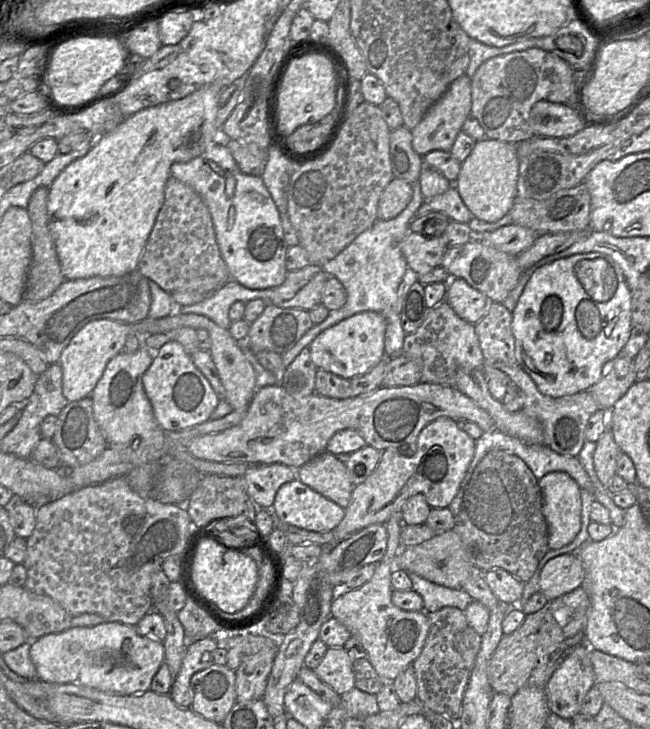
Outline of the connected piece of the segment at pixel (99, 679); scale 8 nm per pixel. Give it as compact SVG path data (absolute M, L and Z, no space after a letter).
M106 622L43 635L31 641L29 655L40 681L76 683L103 692L131 695L150 690L152 679L164 662L164 644L140 635L135 626Z

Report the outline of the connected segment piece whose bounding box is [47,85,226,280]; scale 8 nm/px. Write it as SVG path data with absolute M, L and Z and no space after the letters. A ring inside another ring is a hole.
M204 85L182 99L148 107L125 117L114 130L98 136L85 156L71 162L54 179L52 184L48 187L47 211L49 216L49 229L55 244L61 272L66 280L90 278L93 276L122 276L137 269L148 236L164 202L164 190L165 184L170 177L170 166L176 162L188 162L202 154L210 143L221 143L221 139L226 138L221 134L221 129L218 130L215 126L218 94L221 90L222 87L220 85Z

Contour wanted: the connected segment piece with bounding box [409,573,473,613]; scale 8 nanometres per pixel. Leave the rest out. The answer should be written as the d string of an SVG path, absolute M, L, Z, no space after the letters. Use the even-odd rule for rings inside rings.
M409 573L412 581L412 590L423 599L423 611L431 613L443 607L451 606L464 611L473 601L473 598L461 589L451 589L422 578L415 573Z

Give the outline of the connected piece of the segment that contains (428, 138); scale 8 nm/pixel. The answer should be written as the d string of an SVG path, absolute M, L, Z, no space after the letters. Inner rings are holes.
M466 74L457 78L443 96L427 111L420 123L411 131L412 148L420 156L432 151L450 152L466 118L471 114L471 78Z

